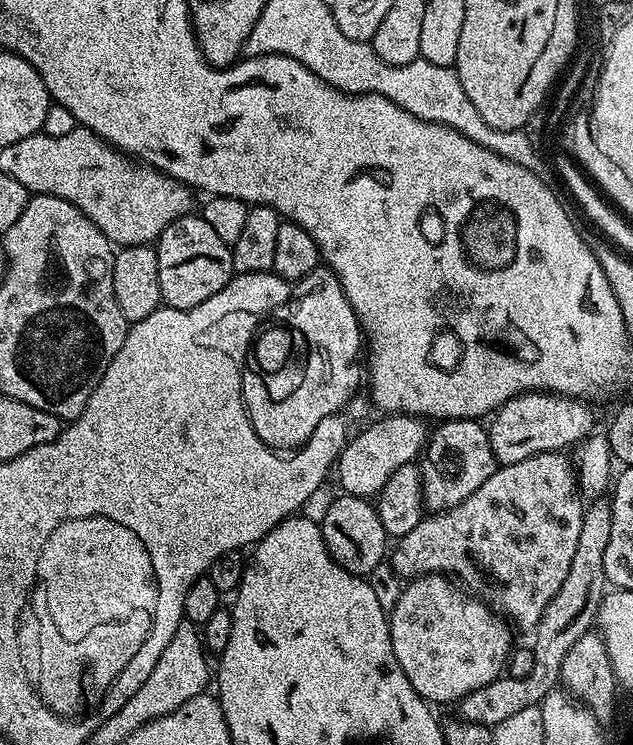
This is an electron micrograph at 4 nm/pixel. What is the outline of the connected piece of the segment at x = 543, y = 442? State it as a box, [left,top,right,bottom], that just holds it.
[487,392,596,466]

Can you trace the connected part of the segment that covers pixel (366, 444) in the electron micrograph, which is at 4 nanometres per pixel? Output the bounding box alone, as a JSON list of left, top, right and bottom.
[334,414,430,498]

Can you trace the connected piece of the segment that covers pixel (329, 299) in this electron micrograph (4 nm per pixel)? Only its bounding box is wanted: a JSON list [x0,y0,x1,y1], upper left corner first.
[242,266,362,450]

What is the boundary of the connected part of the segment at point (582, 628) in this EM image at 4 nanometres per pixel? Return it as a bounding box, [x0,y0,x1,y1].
[458,498,611,726]

